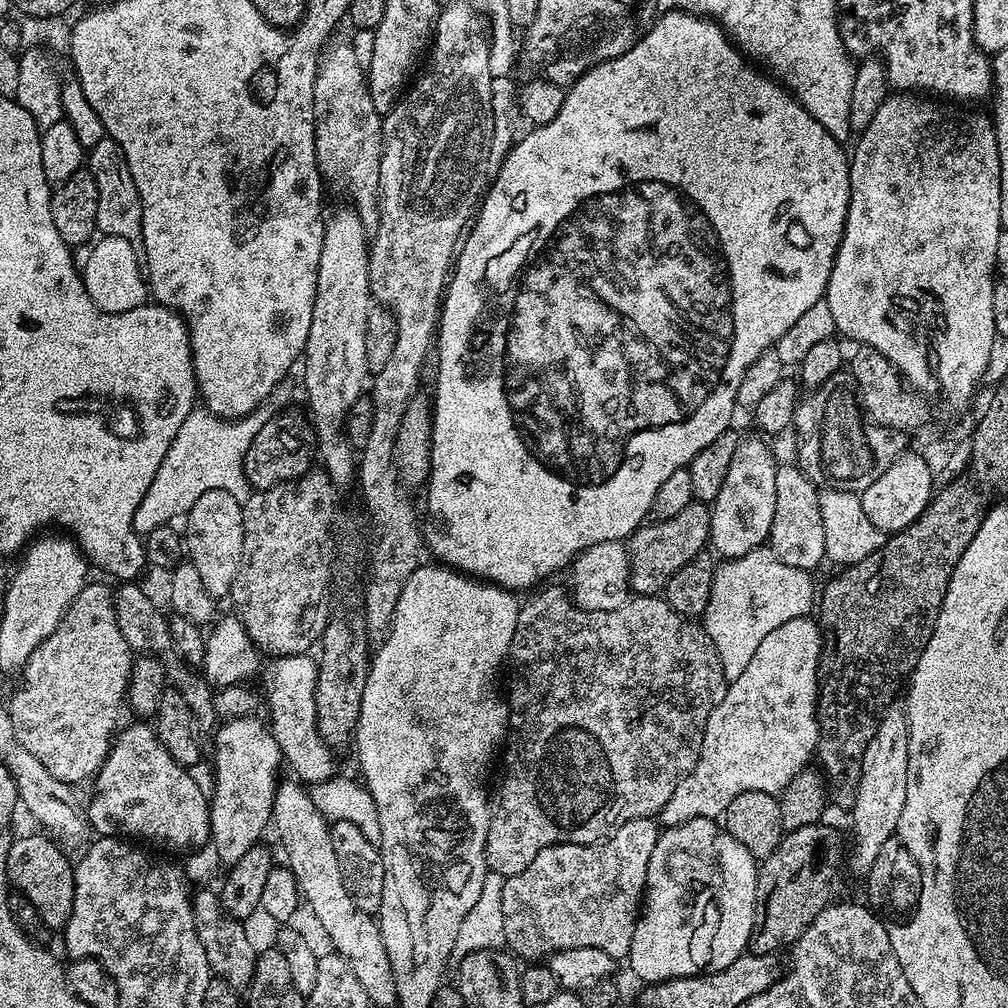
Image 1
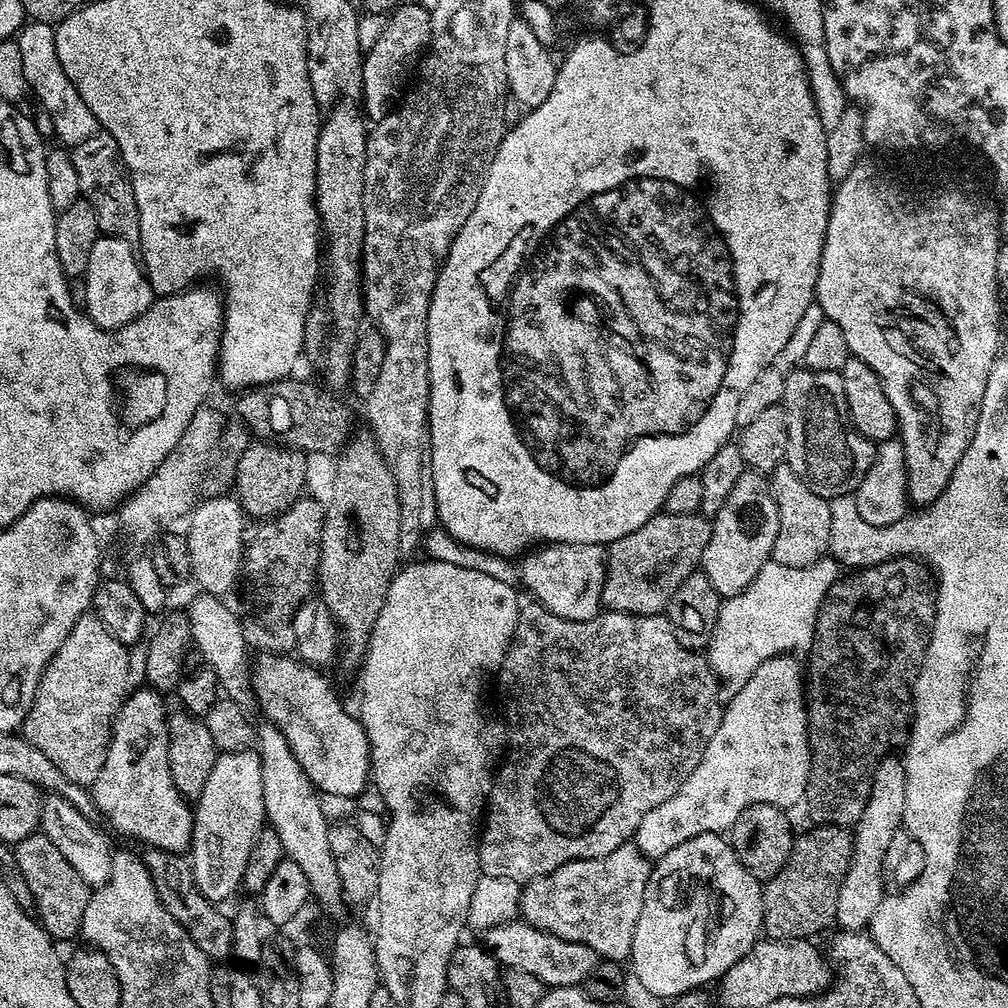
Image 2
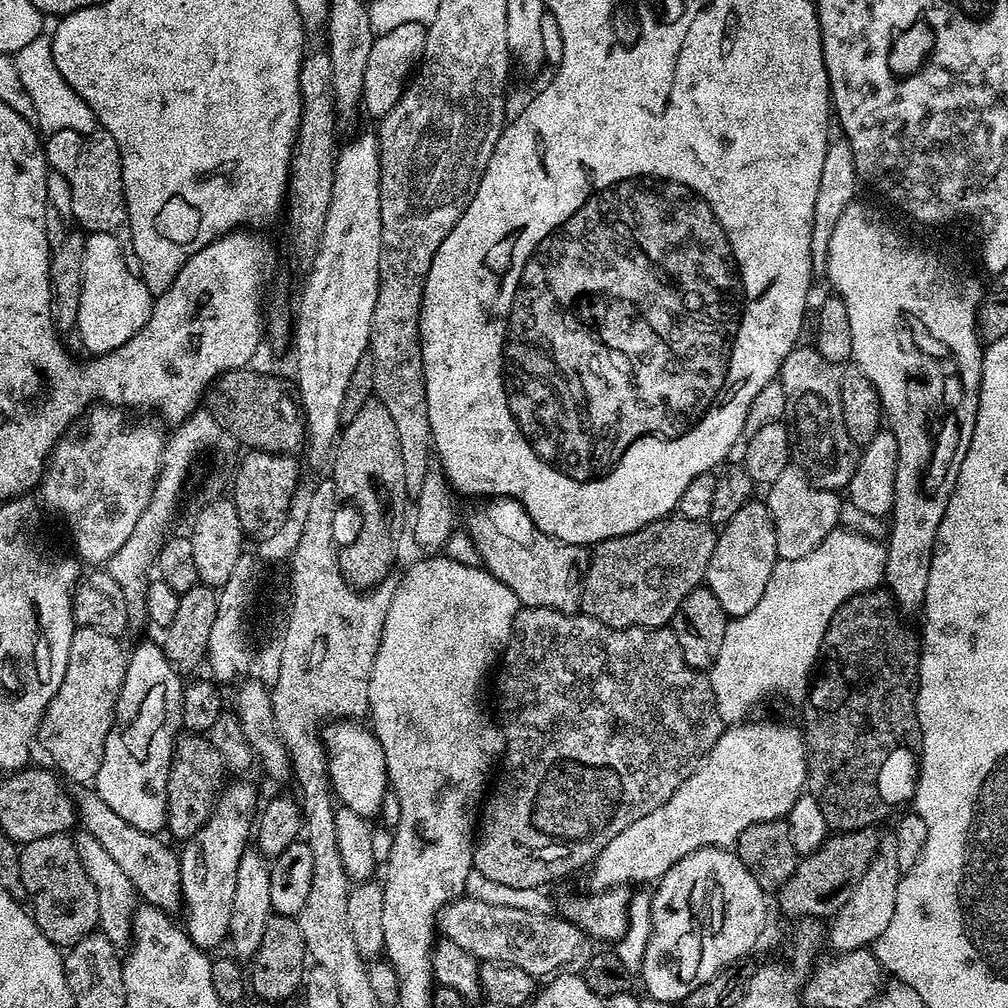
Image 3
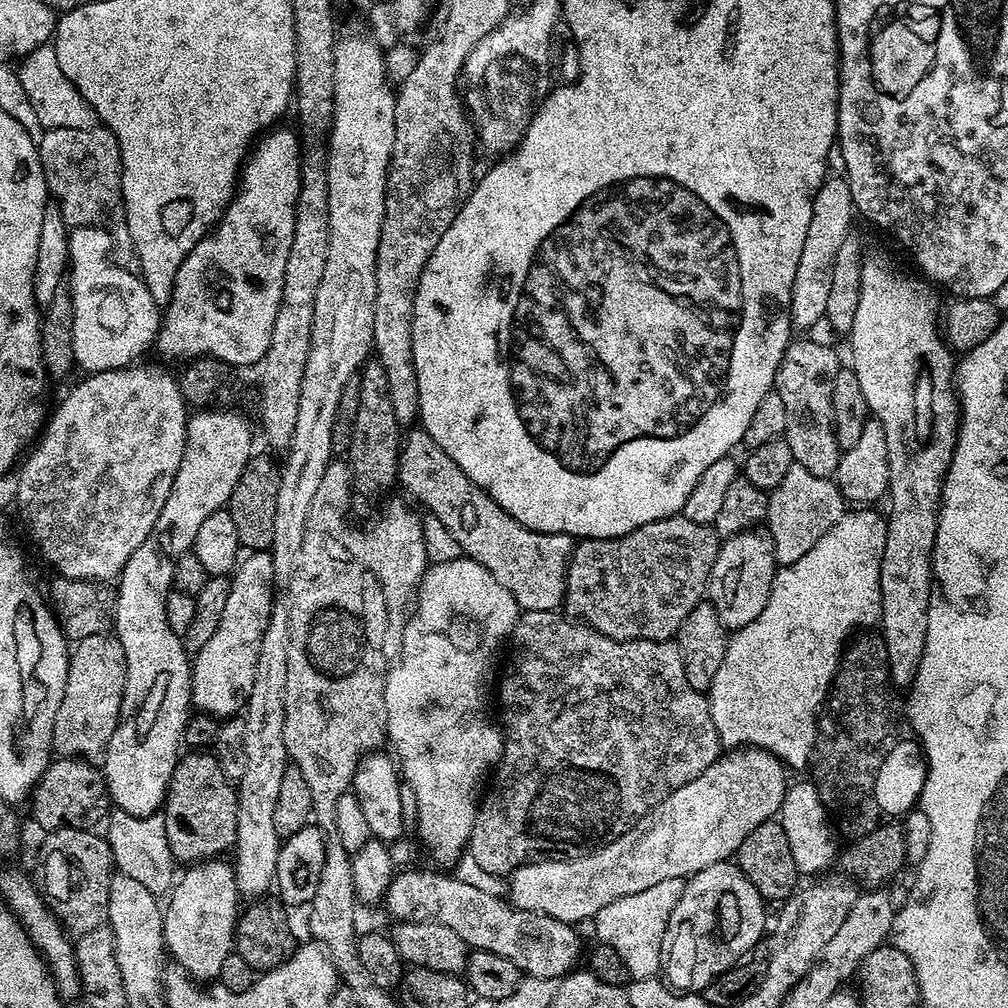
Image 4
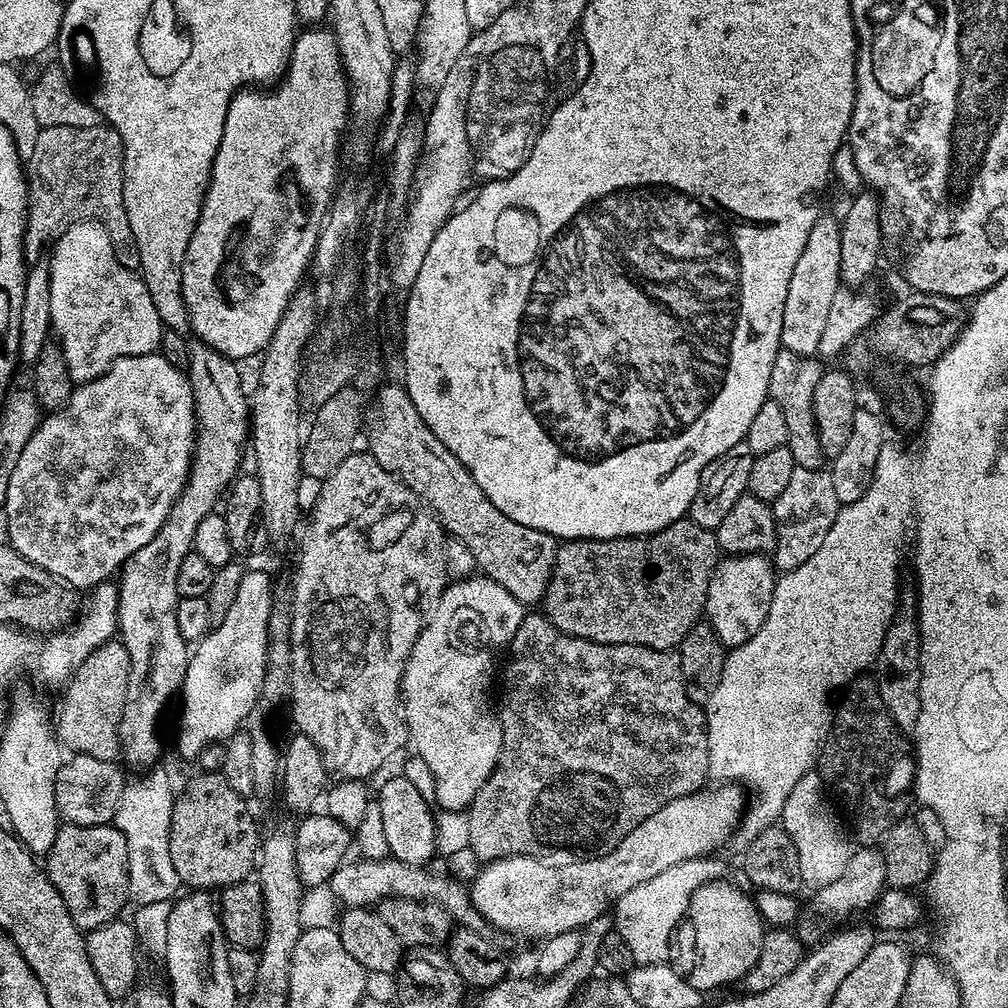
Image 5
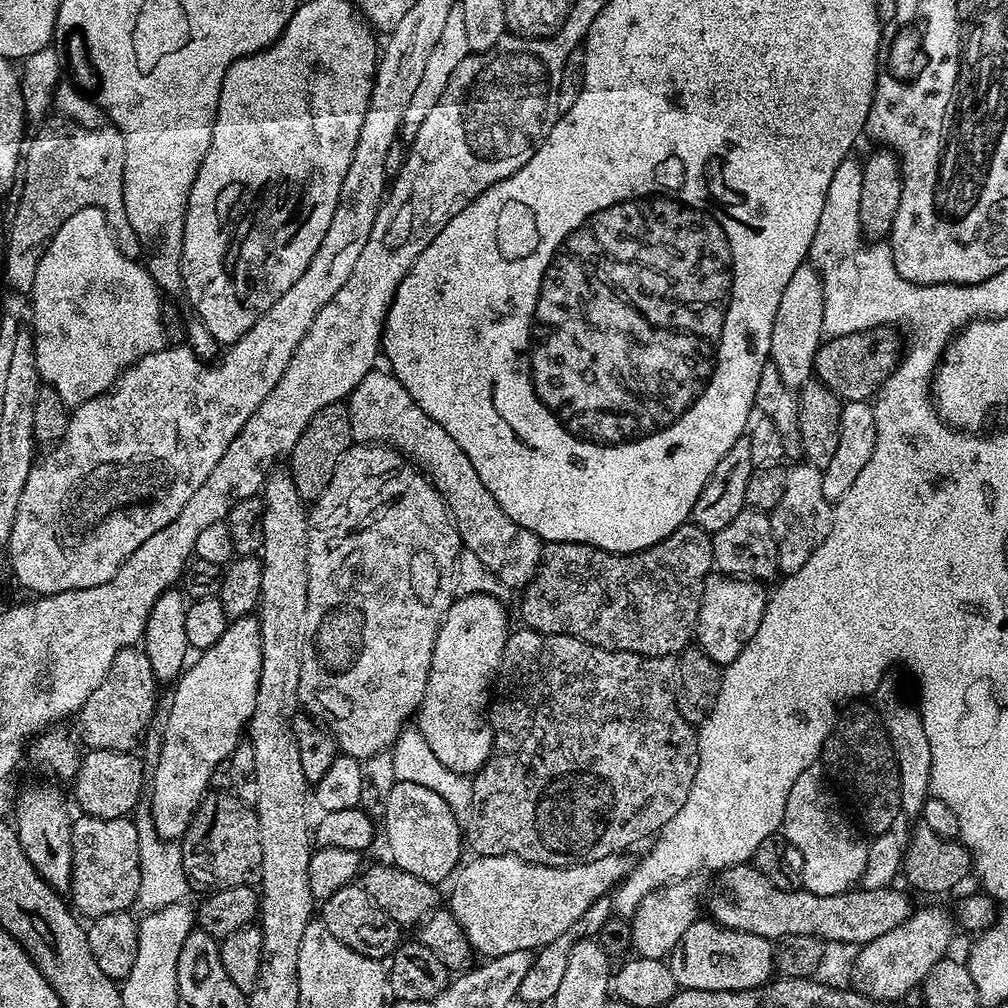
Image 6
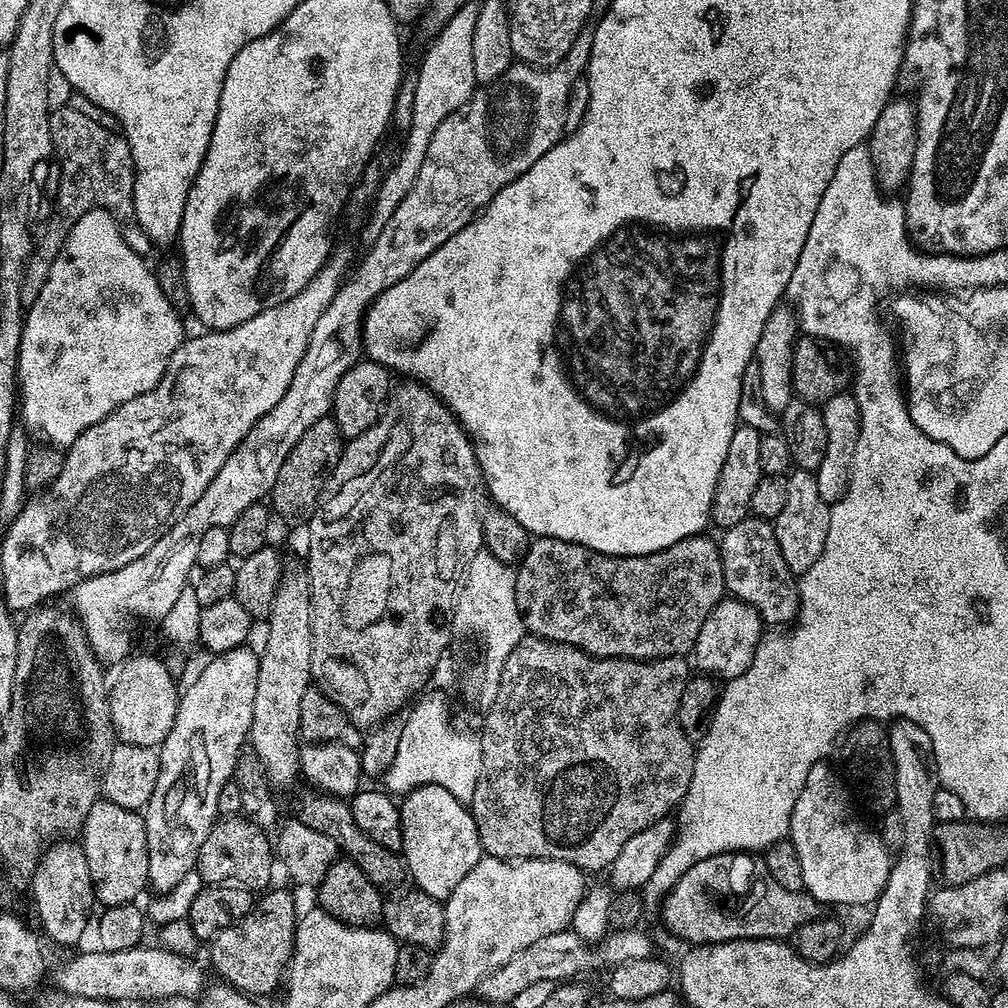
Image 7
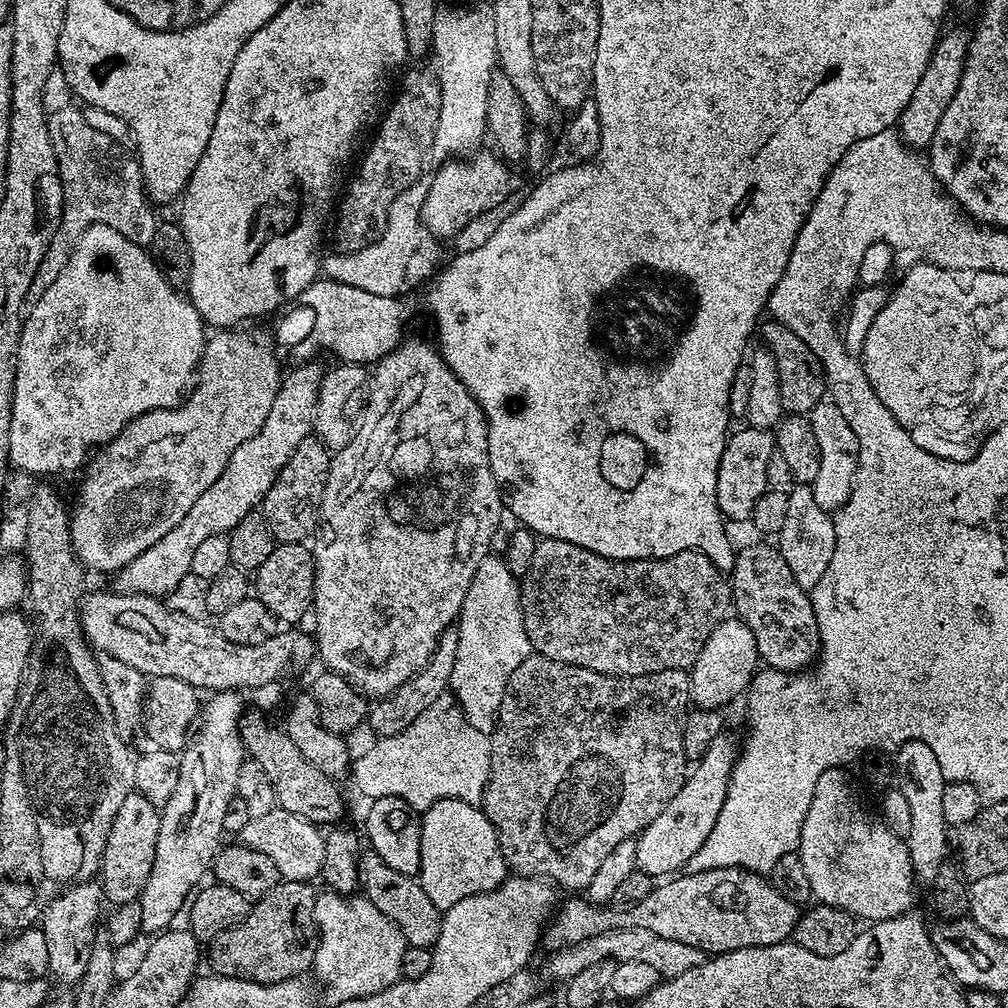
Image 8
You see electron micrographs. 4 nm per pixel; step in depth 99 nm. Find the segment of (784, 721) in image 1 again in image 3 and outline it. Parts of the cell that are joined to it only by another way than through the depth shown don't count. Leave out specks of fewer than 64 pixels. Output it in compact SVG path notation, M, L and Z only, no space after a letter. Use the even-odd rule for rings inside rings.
M741 722L725 727L708 755L696 765L686 782L674 790L668 801L658 806L658 810L650 810L646 818L630 822L630 826L626 826L618 838L610 838L610 842L590 865L593 889L619 888L632 886L632 883L640 884L636 886L651 885L660 881L670 866L686 858L686 854L694 854L694 850L699 848L728 848L735 845L746 826L787 817L794 802L805 791L808 778L808 757L801 729L791 728L788 724L752 723Z

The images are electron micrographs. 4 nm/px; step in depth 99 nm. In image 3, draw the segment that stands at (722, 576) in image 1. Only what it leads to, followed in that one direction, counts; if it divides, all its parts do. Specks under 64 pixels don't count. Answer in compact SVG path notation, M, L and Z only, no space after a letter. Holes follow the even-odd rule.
M838 526L830 534L826 534L826 538L822 538L822 542L818 546L814 546L814 550L810 550L810 554L806 554L806 558L794 558L793 560L777 559L774 570L770 574L770 582L766 582L766 591L762 593L762 598L758 598L758 606L754 606L754 610L750 610L750 614L742 614L741 616L729 619L726 626L726 635L722 638L722 650L718 650L718 658L707 673L708 681L711 682L712 689L714 690L718 714L724 720L725 725L731 726L747 721L749 719L748 711L755 704L762 703L767 696L774 695L775 692L780 696L785 696L788 700L803 701L807 697L810 681L813 679L814 669L817 667L820 658L820 647L824 641L824 635L833 614L841 611L846 601L855 600L858 594L873 591L877 587L878 552L876 556L876 547L878 547L877 541L869 540L868 537L857 532L851 532L849 528Z

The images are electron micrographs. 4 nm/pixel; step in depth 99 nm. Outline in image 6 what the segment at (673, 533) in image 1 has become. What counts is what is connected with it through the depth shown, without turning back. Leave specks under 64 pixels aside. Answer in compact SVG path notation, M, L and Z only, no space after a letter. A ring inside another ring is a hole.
M691 522L680 525L674 534L670 534L662 542L650 546L641 552L607 552L589 544L575 544L574 542L552 542L543 549L540 569L536 572L535 580L531 580L523 589L524 597L520 600L520 616L523 627L532 628L535 632L545 632L547 636L573 636L579 640L590 642L594 646L602 646L606 650L615 652L633 652L643 656L676 656L693 643L696 630L696 619L700 613L700 602L704 599L704 581L713 571L712 537L703 532Z

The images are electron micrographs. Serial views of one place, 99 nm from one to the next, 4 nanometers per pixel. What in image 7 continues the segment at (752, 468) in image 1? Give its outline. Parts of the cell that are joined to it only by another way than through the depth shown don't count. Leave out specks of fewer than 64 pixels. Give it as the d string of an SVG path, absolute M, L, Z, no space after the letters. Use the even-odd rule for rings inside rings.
M735 598L721 600L714 606L714 610L710 610L706 622L702 622L702 630L698 630L698 642L694 649L695 671L724 682L738 678L738 674L742 674L750 666L756 647L760 645L760 628L762 629L760 616L746 602Z

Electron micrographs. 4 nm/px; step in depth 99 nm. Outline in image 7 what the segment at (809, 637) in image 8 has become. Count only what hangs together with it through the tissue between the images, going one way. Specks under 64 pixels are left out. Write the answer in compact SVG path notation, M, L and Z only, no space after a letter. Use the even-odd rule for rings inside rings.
M749 515L748 519L738 522L734 526L723 529L719 537L720 561L724 567L724 587L735 599L746 602L760 616L765 625L784 624L788 626L796 619L800 610L800 590L794 574L786 566L786 558L782 558L782 550L778 546L776 529L767 519L760 519Z

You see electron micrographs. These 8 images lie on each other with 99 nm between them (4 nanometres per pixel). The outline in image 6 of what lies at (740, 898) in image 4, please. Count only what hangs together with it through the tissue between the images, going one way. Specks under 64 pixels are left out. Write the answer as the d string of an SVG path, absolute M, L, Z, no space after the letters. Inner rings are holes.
M708 918L697 919L685 931L678 945L680 965L675 965L676 983L681 989L726 991L758 987L774 972L773 941L749 932L735 932Z

